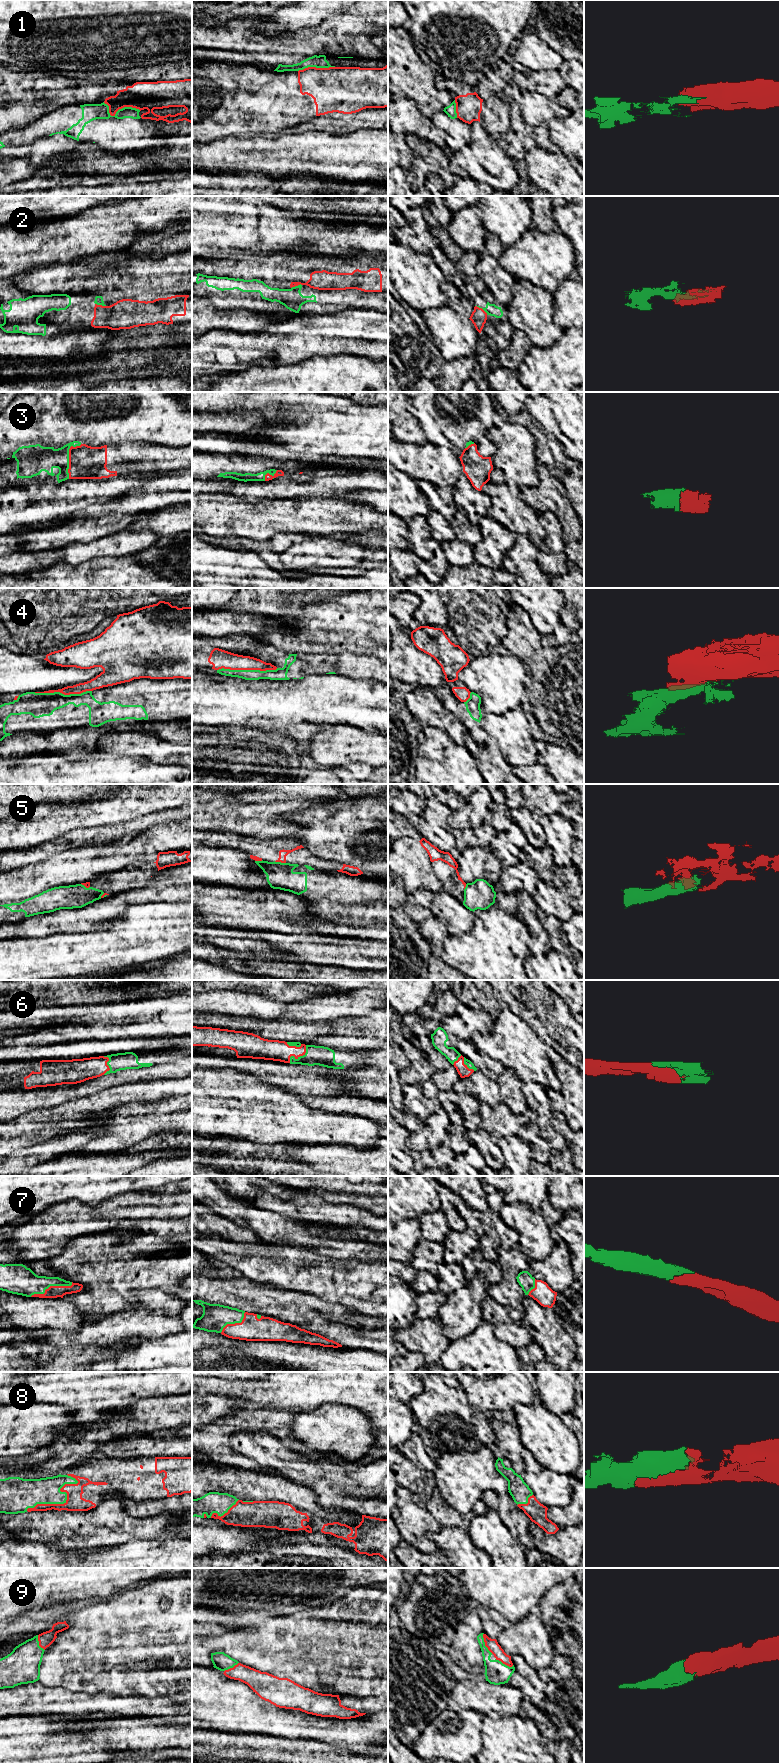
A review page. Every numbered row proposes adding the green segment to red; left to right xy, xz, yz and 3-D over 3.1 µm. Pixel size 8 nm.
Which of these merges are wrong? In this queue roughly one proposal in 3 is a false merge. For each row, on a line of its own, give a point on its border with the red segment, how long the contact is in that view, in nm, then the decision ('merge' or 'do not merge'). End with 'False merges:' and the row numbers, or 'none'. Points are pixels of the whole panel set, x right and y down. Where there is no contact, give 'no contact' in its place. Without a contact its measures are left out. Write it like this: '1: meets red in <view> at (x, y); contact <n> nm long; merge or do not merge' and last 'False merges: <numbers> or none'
1: meets red in xy at (119, 108); contact 320 nm long; do not merge
2: meets red in yz at (481, 308); contact 130 nm long; do not merge
3: meets red in xy at (69, 457); contact 300 nm long; merge
4: meets red in xz at (247, 669); contact 480 nm long; do not merge
5: meets red in xz at (280, 861); contact 100 nm long; do not merge
6: meets red in xz at (298, 1056); contact 200 nm long; merge
7: meets red in xy at (51, 1286); contact 360 nm long; merge
8: meets red in xy at (62, 1504); contact 480 nm long; merge
9: meets red in yz at (485, 1643); contact 180 nm long; merge
False merges: 1, 2, 4, 5

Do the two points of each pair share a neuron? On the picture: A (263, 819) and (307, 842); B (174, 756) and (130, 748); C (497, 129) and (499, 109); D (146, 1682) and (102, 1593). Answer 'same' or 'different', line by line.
A: different
B: same
C: same
D: different

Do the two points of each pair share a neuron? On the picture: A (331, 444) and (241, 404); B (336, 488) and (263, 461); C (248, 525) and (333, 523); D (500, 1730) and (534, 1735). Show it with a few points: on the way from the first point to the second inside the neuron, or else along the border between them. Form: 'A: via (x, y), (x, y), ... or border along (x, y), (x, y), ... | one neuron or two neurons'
A: via (309, 422), (290, 403), (263, 403) | one neuron
B: via (317, 487), (306, 487), (295, 482), (282, 466) | one neuron
C: via (269, 520), (312, 520) | one neuron
D: via (508, 1735), (526, 1735) | one neuron

